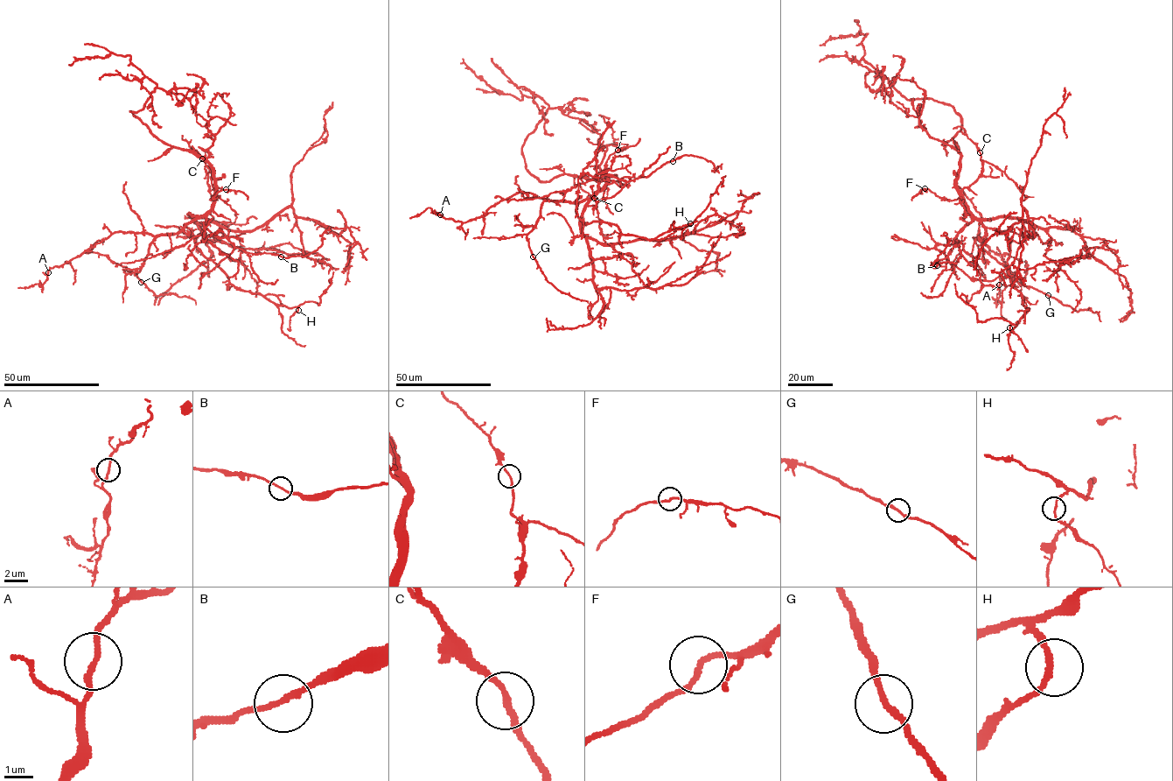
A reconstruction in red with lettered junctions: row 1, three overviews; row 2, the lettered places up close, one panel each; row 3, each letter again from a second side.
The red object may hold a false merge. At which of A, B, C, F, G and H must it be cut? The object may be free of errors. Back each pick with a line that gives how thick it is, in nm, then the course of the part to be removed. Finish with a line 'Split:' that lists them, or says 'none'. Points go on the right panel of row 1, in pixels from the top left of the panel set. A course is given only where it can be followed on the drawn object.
Split: none

